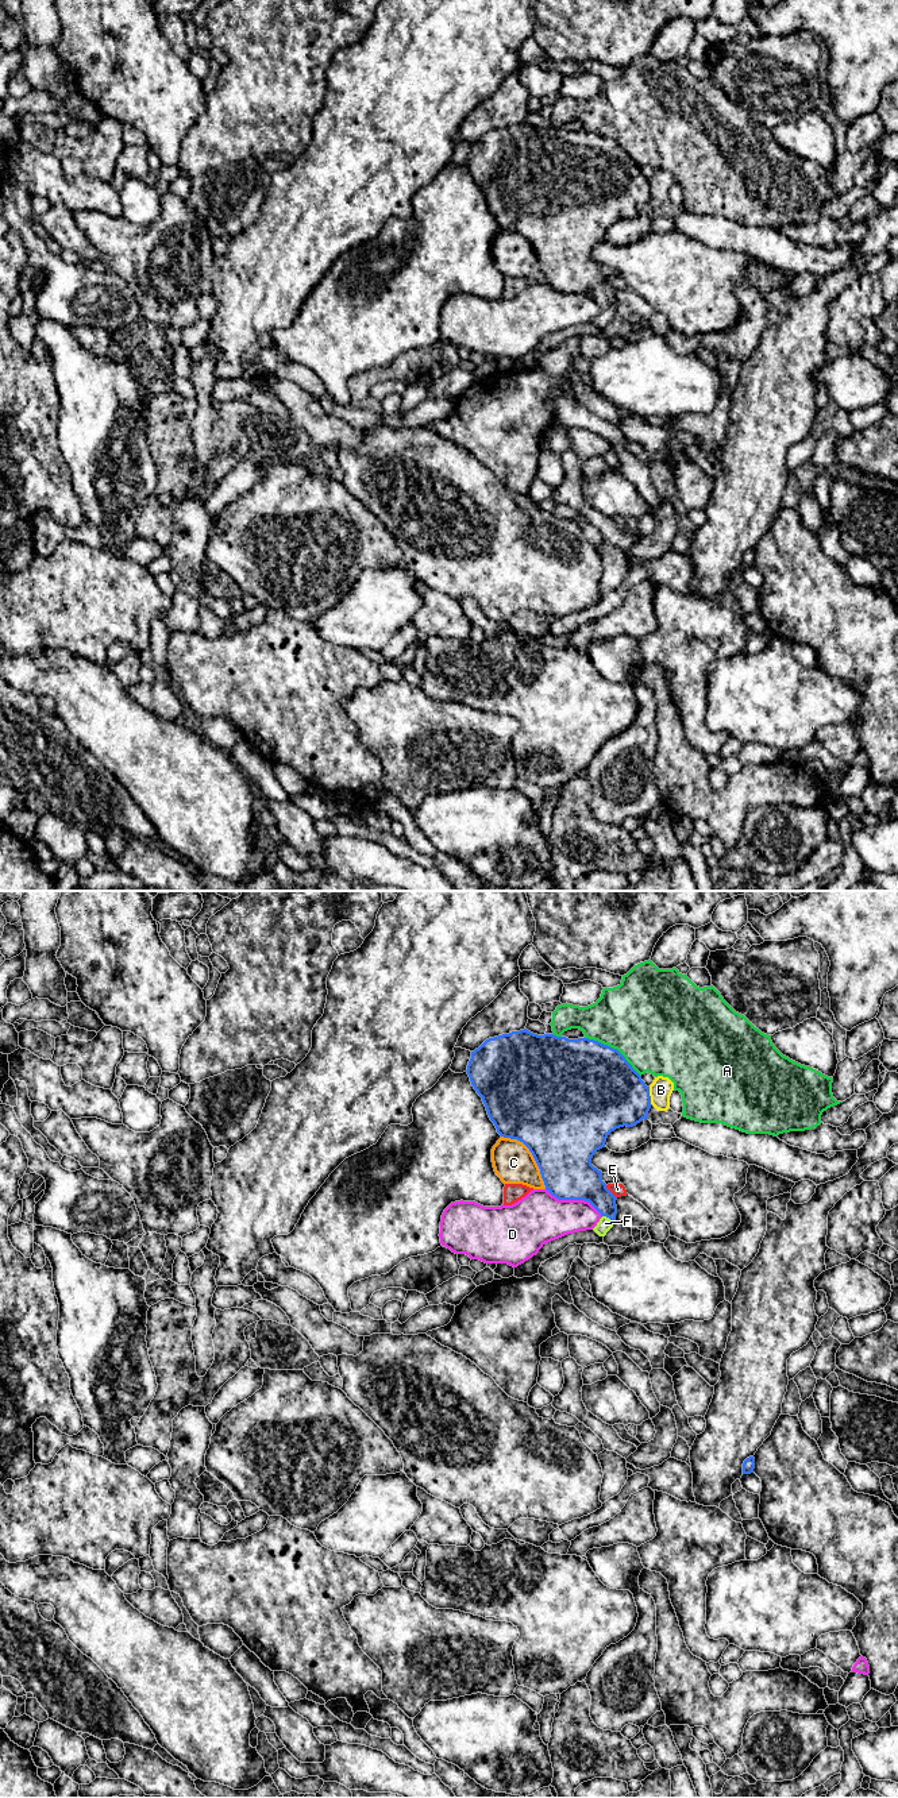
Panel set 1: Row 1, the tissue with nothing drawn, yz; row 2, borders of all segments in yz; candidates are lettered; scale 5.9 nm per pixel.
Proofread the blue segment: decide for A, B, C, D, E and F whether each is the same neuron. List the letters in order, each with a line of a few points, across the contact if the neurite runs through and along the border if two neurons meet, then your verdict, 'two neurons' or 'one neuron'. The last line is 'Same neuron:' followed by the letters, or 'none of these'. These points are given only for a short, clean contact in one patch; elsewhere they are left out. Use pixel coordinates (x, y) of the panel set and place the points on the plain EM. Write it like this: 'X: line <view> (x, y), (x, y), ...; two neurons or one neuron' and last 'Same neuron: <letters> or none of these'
A: two neurons
B: two neurons
C: two neurons
D: two neurons
E: two neurons
F: line yz (586, 276), (605, 296), (609, 311), (605, 316); one neuron
Same neuron: F

